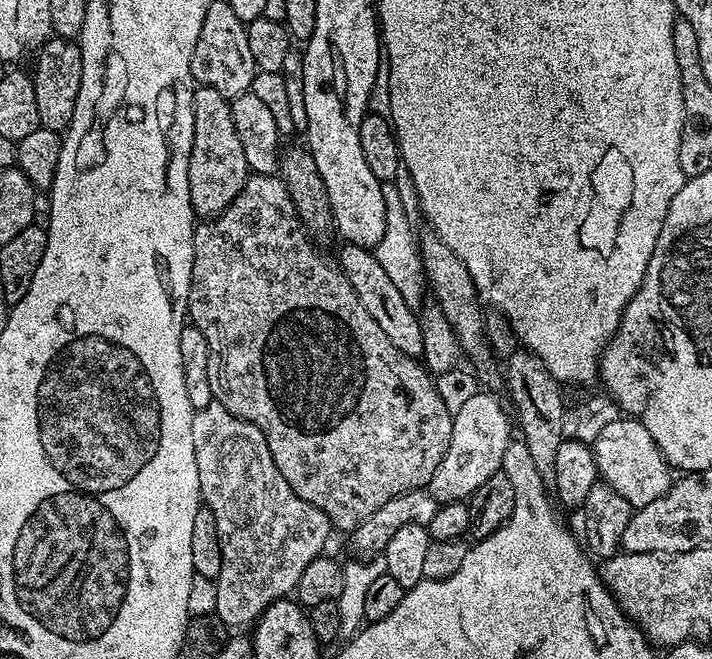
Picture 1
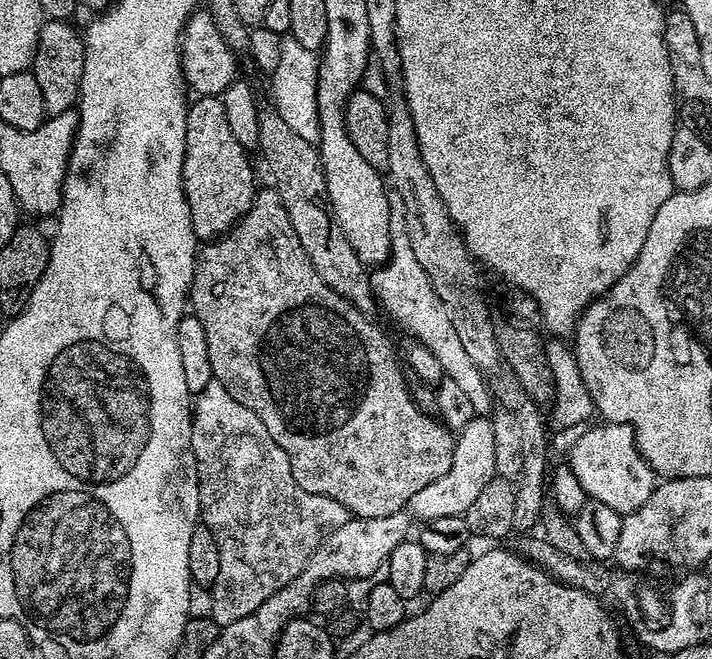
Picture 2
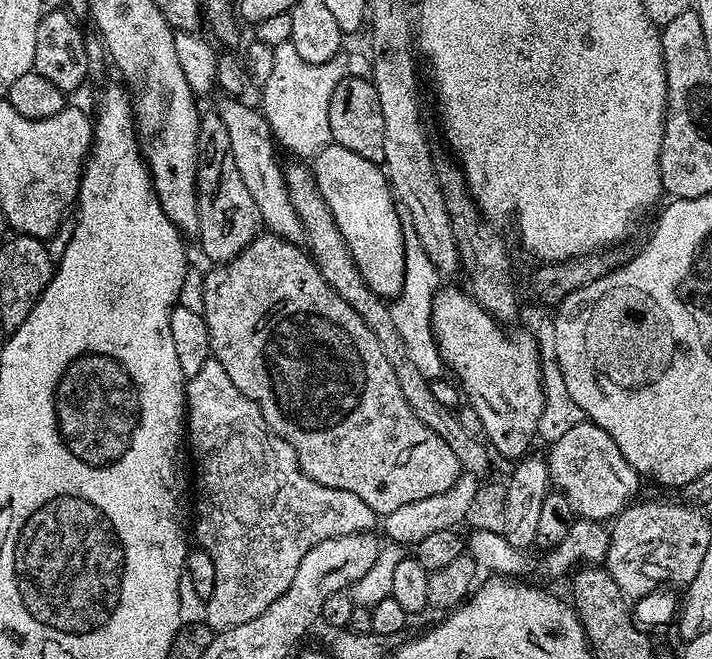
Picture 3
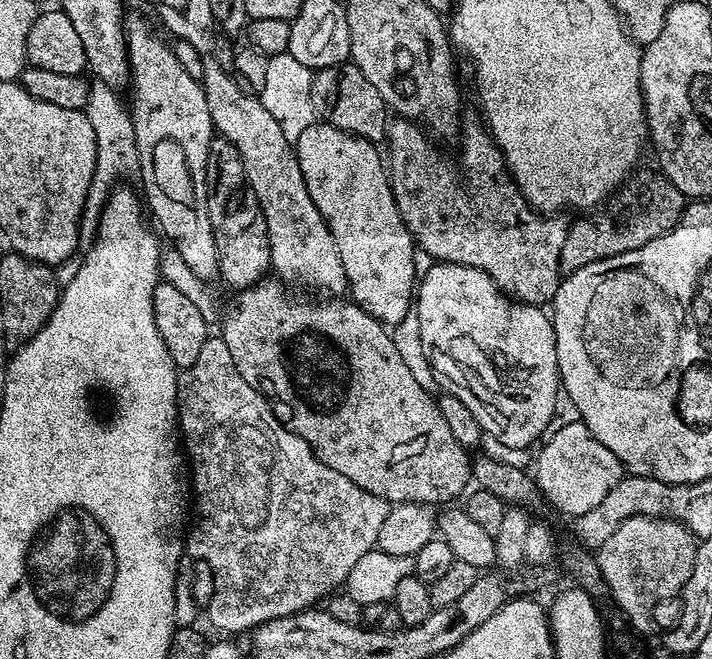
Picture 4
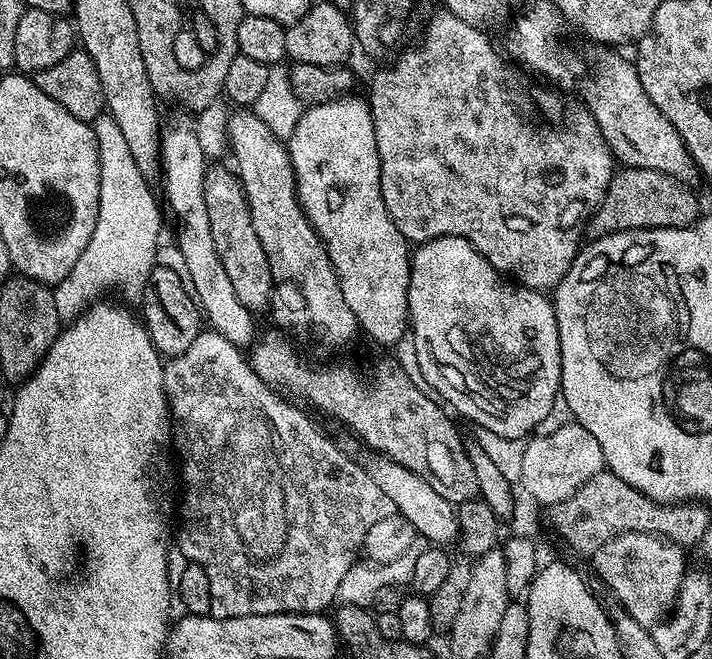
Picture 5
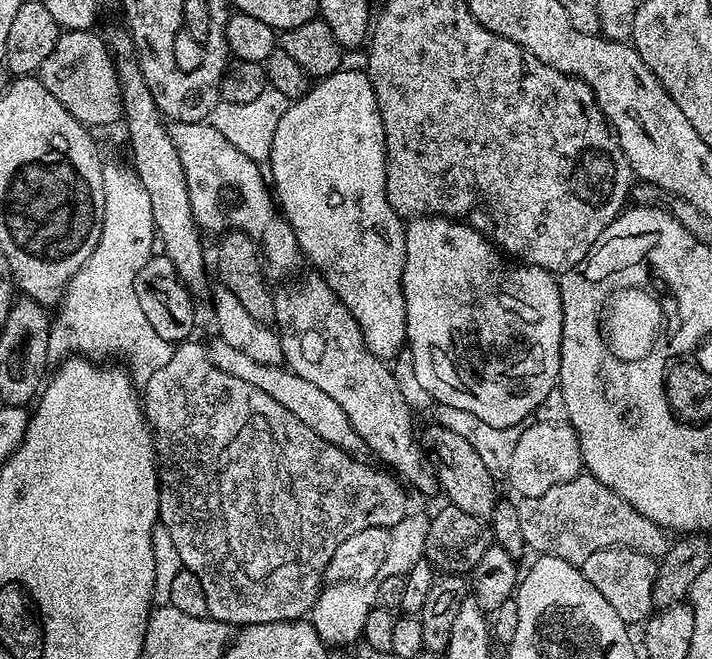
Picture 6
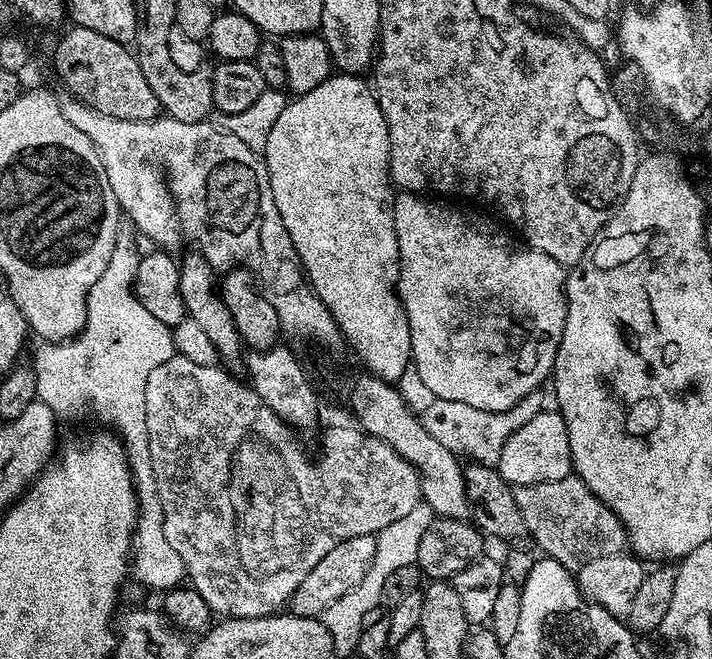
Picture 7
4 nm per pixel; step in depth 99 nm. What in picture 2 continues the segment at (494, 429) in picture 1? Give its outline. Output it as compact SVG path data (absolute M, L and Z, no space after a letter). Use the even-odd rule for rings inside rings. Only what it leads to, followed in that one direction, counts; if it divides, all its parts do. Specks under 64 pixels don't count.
M475 415L473 420L455 437L450 470L446 470L442 478L430 482L430 486L418 490L418 494L414 494L414 498L408 500L407 511L420 522L427 522L434 518L463 516L464 512L470 510L472 503L478 499L478 494L486 486L486 482L490 482L496 476L492 420Z

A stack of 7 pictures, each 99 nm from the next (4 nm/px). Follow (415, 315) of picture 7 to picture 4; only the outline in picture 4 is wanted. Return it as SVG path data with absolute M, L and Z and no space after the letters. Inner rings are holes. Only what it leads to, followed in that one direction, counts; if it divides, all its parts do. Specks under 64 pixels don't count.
M433 263L429 272L419 277L418 287L414 292L414 311L418 318L418 326L422 330L422 354L430 362L434 370L436 387L441 393L458 398L474 418L478 418L478 426L482 426L485 433L494 435L506 447L520 447L531 449L540 440L540 435L550 422L550 416L554 414L556 393L561 391L560 371L558 370L558 354L556 353L556 335L552 325L551 315L543 307L535 304L521 304L519 300L504 295L499 286L482 270L471 268L465 264Z

